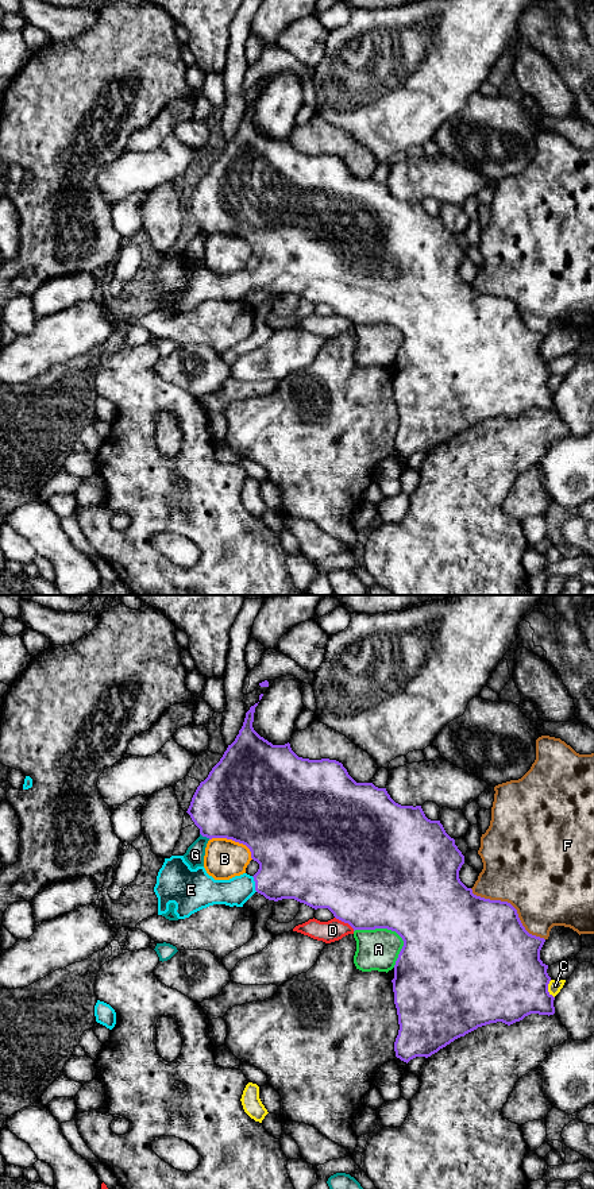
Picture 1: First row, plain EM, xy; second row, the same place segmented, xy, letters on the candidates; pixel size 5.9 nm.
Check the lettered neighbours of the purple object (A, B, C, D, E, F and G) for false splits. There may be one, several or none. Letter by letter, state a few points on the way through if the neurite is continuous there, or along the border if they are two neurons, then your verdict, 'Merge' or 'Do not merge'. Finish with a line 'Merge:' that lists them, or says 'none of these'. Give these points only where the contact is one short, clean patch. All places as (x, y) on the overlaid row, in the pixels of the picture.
A: Do not merge
B: Do not merge
C: Do not merge
D: Do not merge
E: Path across: xy (292, 864), (274, 880), (255, 884), (245, 886), (236, 891). Merge
F: Do not merge
G: Do not merge
Merge: E

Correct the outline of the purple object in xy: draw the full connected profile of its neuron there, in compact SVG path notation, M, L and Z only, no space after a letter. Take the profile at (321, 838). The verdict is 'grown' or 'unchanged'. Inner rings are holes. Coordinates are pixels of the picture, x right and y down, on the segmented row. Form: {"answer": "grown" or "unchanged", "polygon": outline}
{"answer": "grown", "polygon": "M258 703L246 713L239 734L235 741L228 745L220 761L212 768L208 777L197 787L188 814L194 825L200 829L200 834L209 839L227 838L246 845L251 852L251 858L259 864L259 869L254 876L243 873L230 880L215 880L209 876L204 866L192 869L184 856L171 856L165 858L162 868L157 876L154 892L158 897L158 915L169 911L169 904L174 903L174 914L178 919L189 918L192 914L213 904L225 904L230 907L243 907L243 904L255 893L263 895L269 900L294 899L315 910L328 908L333 916L348 923L355 930L387 929L396 931L404 941L404 946L394 965L393 992L394 1004L398 1015L398 1035L394 1042L396 1057L404 1062L409 1062L416 1057L431 1057L440 1049L446 1047L455 1039L477 1030L478 1027L502 1022L508 1026L522 1020L531 1014L554 1015L555 997L548 992L551 977L547 973L548 965L540 960L540 950L545 942L544 938L529 934L522 926L517 910L508 902L490 900L472 893L459 879L459 870L464 864L464 856L455 845L440 821L431 821L425 817L421 806L401 806L396 803L386 788L378 788L373 783L356 783L343 767L342 763L329 758L309 760L298 757L290 748L290 744L273 745L261 737L252 727L254 713Z"}

